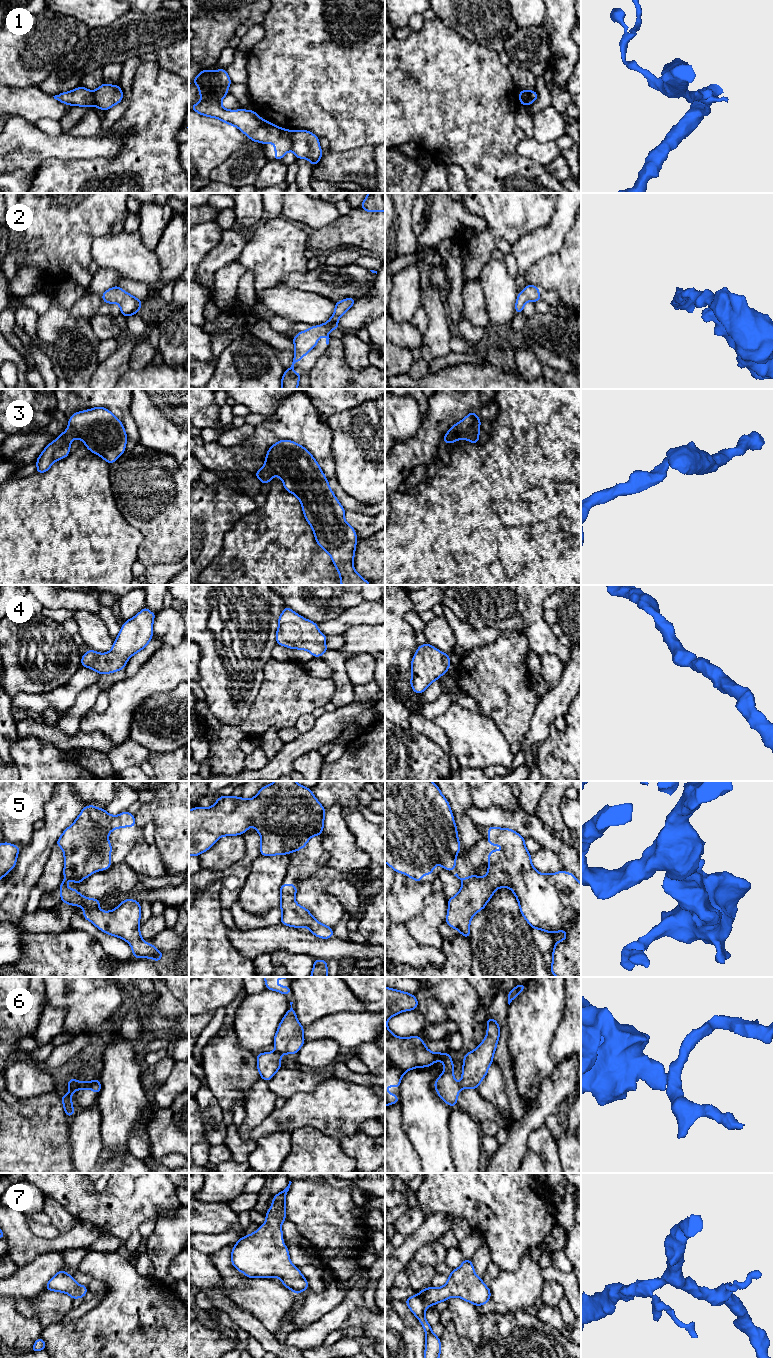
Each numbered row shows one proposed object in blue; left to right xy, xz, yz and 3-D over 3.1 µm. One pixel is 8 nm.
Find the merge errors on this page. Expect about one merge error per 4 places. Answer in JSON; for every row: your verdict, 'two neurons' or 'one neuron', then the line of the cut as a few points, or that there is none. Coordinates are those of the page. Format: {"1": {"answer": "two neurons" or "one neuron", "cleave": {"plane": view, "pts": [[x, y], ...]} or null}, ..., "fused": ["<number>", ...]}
{"1": {"answer": "two neurons", "cleave": {"plane": "xz", "pts": [[289, 131], [292, 149]]}}, "2": {"answer": "one neuron", "cleave": null}, "3": {"answer": "one neuron", "cleave": null}, "4": {"answer": "one neuron", "cleave": null}, "5": {"answer": "one neuron", "cleave": null}, "6": {"answer": "two neurons", "cleave": {"plane": "xy", "pts": [[84, 1082], [80, 1088]]}}, "7": {"answer": "one neuron", "cleave": null}, "fused": ["1", "6"]}

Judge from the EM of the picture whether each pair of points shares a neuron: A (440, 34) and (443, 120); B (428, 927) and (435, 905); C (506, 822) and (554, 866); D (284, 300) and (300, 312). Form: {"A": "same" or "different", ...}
{"A": "same", "B": "same", "C": "different", "D": "same"}

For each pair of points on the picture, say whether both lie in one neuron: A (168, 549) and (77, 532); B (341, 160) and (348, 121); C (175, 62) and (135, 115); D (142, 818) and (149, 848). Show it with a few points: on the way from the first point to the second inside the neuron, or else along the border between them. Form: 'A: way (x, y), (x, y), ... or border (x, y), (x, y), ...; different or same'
A: border (129, 523), (143, 537), (138, 550), (138, 559); different
B: border (366, 145), (347, 150), (332, 150), (329, 148); different
C: border (154, 61), (161, 67), (178, 75); different
D: border (146, 821), (151, 821), (155, 826), (157, 844); different

